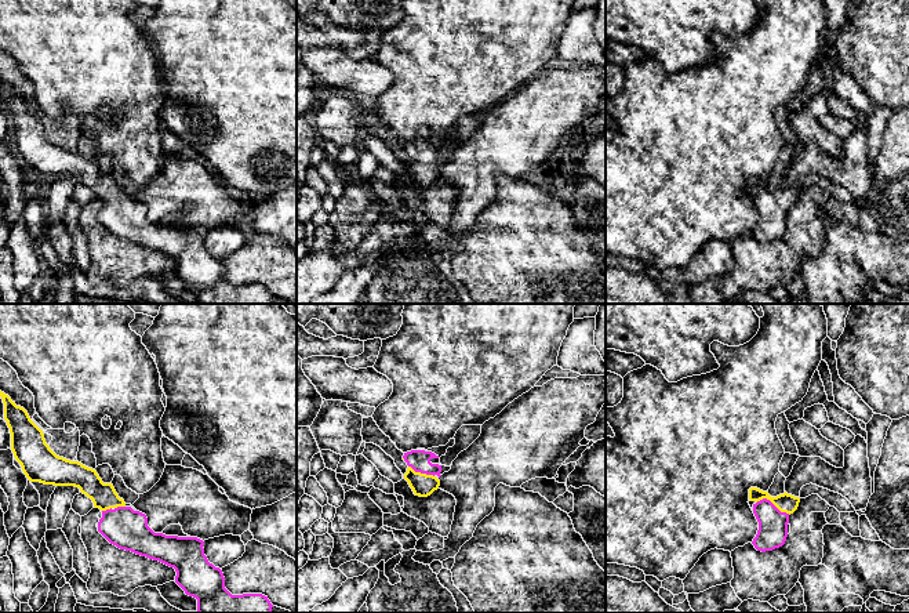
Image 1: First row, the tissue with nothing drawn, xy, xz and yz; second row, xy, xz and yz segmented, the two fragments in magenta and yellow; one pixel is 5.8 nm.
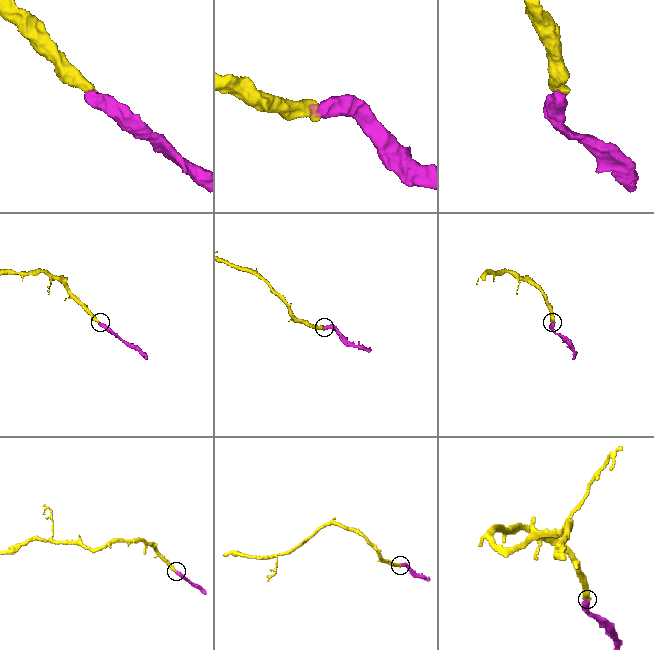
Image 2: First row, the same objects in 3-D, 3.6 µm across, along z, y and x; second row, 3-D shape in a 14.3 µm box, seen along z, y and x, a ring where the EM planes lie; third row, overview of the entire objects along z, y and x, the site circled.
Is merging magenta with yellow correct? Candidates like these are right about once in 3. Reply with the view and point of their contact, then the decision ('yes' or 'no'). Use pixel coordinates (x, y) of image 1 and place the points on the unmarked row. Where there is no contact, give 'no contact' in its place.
yz (771, 193) | yes

